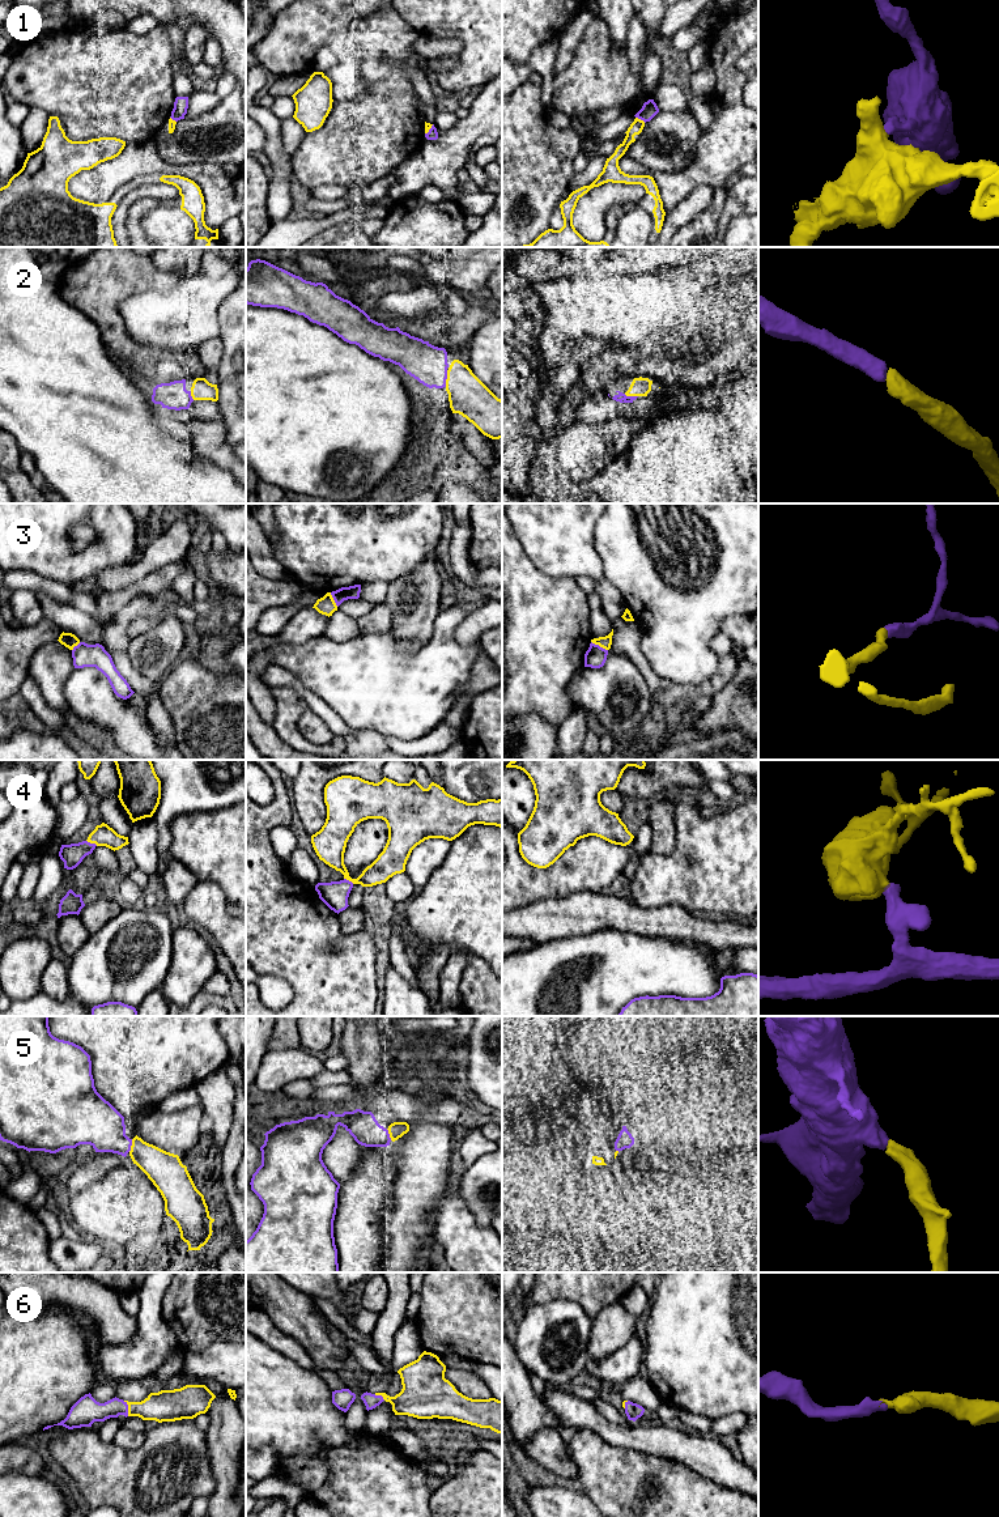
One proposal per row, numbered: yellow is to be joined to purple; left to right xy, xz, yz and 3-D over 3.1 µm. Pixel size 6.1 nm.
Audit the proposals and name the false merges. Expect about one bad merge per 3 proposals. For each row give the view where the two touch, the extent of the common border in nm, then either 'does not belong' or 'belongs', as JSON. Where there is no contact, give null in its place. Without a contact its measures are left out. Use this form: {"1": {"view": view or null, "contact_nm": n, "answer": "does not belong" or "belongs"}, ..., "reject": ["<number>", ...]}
{"1": {"view": "yz", "contact_nm": 70, "answer": "does not belong"}, "2": {"view": "xz", "contact_nm": 110, "answer": "belongs"}, "3": {"view": "yz", "contact_nm": 120, "answer": "does not belong"}, "4": {"view": "xy", "contact_nm": 80, "answer": "belongs"}, "5": {"view": "xy", "contact_nm": 80, "answer": "belongs"}, "6": {"view": "xy", "contact_nm": 100, "answer": "belongs"}, "reject": ["1", "3"]}

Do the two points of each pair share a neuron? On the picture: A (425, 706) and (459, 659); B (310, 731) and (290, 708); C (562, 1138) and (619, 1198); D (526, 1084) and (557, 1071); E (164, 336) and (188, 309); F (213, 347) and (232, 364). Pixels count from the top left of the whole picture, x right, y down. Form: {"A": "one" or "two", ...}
{"A": "one", "B": "two", "C": "two", "D": "two", "E": "one", "F": "two"}

